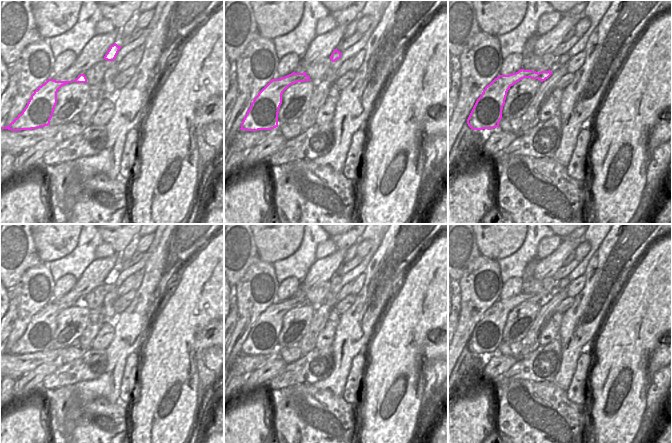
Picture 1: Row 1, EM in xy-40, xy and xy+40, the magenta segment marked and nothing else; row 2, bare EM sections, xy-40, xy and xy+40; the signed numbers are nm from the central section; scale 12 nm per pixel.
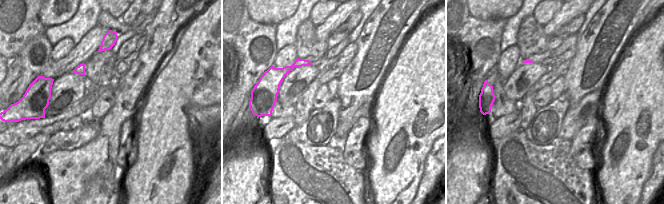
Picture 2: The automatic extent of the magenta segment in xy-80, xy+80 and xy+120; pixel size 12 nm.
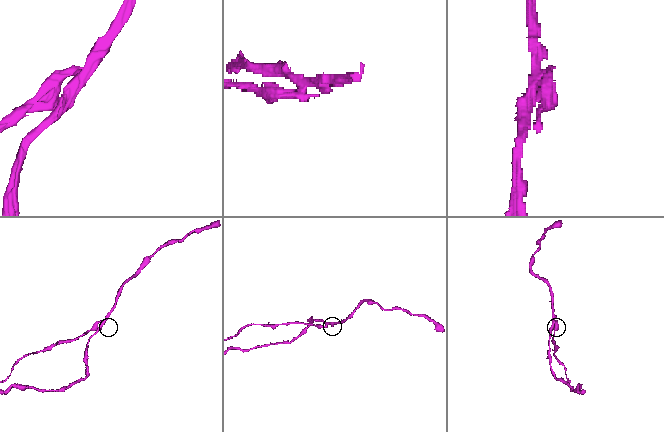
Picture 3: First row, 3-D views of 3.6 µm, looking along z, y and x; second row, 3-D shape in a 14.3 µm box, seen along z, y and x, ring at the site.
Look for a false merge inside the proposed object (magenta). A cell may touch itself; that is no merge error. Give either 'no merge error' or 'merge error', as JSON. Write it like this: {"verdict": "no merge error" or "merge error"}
{"verdict": "merge error"}

